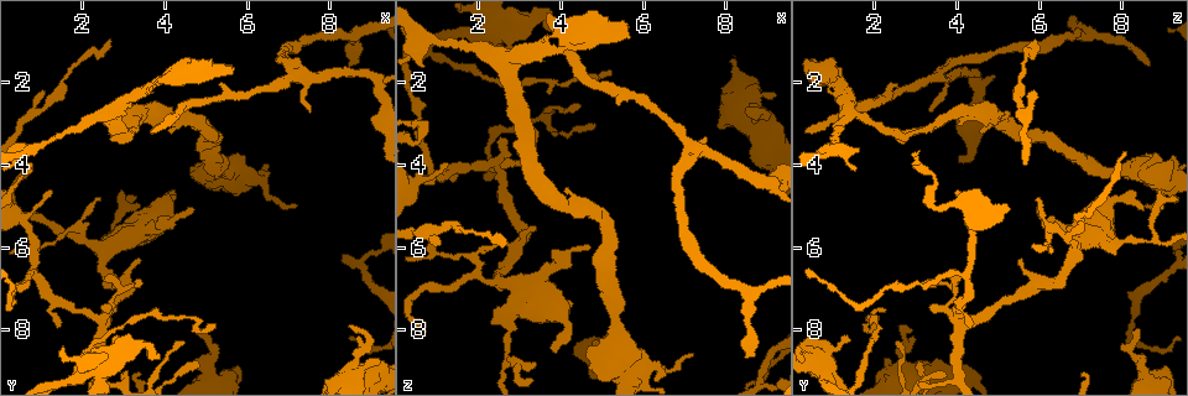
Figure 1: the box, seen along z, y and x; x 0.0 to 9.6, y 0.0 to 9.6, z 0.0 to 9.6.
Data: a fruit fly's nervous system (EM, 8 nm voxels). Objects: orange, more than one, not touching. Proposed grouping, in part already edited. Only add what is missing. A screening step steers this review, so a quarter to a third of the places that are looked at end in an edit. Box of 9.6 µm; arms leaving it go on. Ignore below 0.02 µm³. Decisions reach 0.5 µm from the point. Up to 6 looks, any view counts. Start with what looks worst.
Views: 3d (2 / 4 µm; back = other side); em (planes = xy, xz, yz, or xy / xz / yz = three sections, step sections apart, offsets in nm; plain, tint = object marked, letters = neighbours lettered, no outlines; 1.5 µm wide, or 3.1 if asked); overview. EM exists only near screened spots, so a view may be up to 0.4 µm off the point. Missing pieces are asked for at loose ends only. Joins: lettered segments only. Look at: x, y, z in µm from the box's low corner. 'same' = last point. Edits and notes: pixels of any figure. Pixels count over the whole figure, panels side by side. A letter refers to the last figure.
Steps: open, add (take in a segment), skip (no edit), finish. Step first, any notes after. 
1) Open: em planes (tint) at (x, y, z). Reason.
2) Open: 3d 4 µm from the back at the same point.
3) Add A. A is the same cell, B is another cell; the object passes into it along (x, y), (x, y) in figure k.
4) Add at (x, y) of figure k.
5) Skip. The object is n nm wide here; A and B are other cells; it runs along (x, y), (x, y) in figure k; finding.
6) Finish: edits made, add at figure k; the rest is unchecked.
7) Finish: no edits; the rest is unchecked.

Open: em planes (letters) at (4.65, 5.10, 5.95).

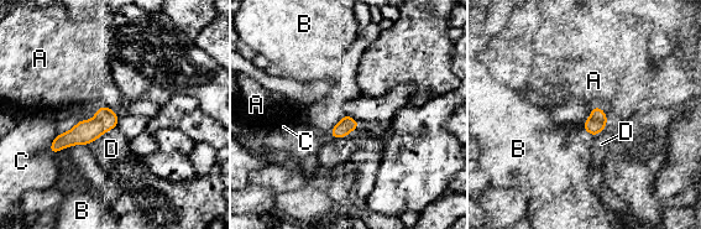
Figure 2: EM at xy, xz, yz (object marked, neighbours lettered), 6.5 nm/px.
Skip. The longest contact is with D, 220 nm; A, B, C and D are other cells; a border runs along (580, 126), (591, 136) in figure 2; none of them fits.

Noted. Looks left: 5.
Open: em xy step 8 (tint) at (2.65, 0.95, 5.95). Long arm stops here.

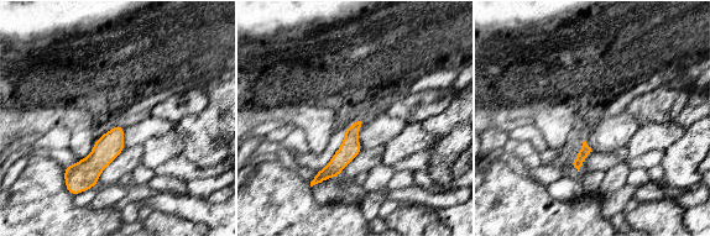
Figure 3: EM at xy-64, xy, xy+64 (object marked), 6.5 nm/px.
Open: em planes (tint) at the same point. Cut it another way.

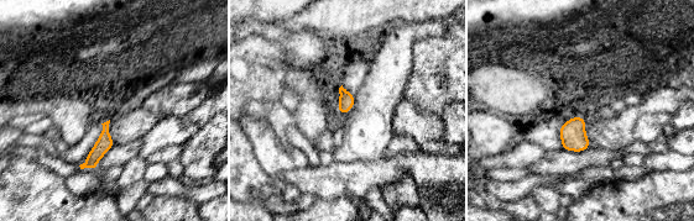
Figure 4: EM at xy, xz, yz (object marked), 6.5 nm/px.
Open: em planes (letters) at the same point.

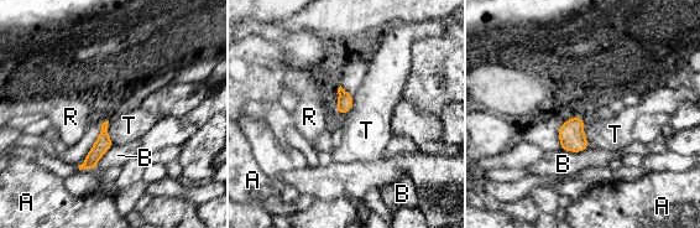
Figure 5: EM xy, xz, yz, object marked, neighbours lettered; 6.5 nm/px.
Skip. A, B, R and T are other cells; a border runs along (108, 120), (108, 136), (114, 144) in figure 5; none of them fits.

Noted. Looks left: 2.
Open: em planes (plain) at (7.55, 2.75, 3.40). Branch stops here.

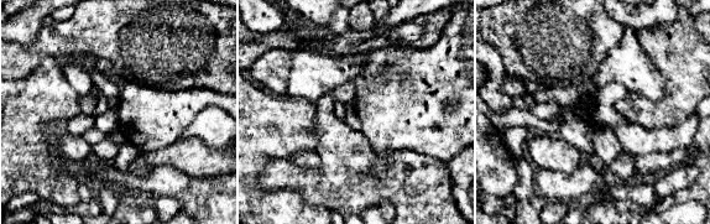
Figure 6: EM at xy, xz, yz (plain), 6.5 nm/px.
Open: em planes (letters) at the same point.

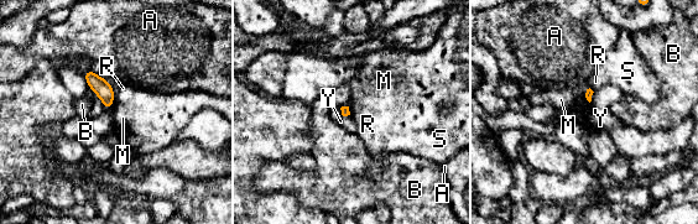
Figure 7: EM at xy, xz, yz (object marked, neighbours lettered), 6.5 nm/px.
Skip. A, B, M, R, S and Y are other cells; a border runs along (114, 88), (114, 102), (110, 108) in figure 7; no lettered segment goes on from it.

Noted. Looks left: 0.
Finish: no edits; the rest is unchecked.

